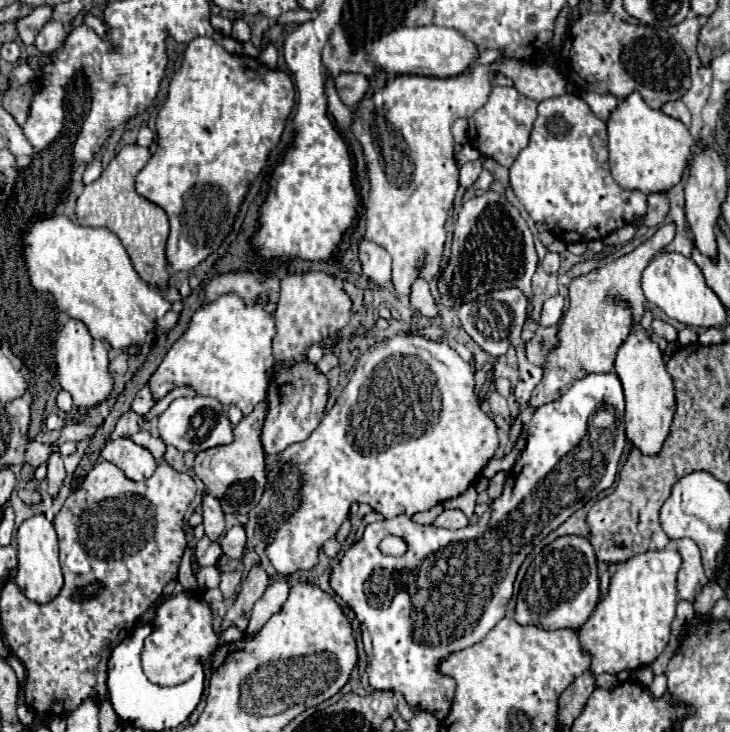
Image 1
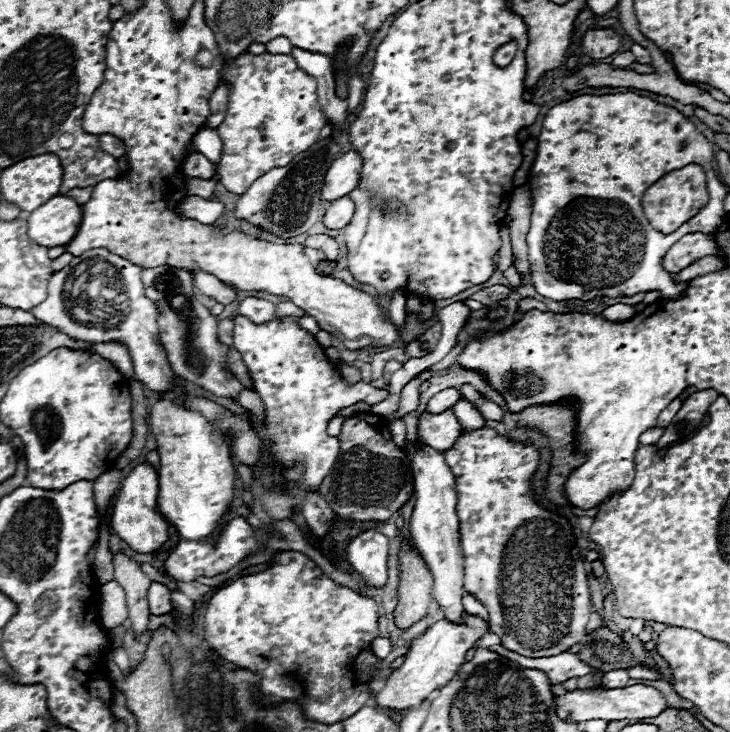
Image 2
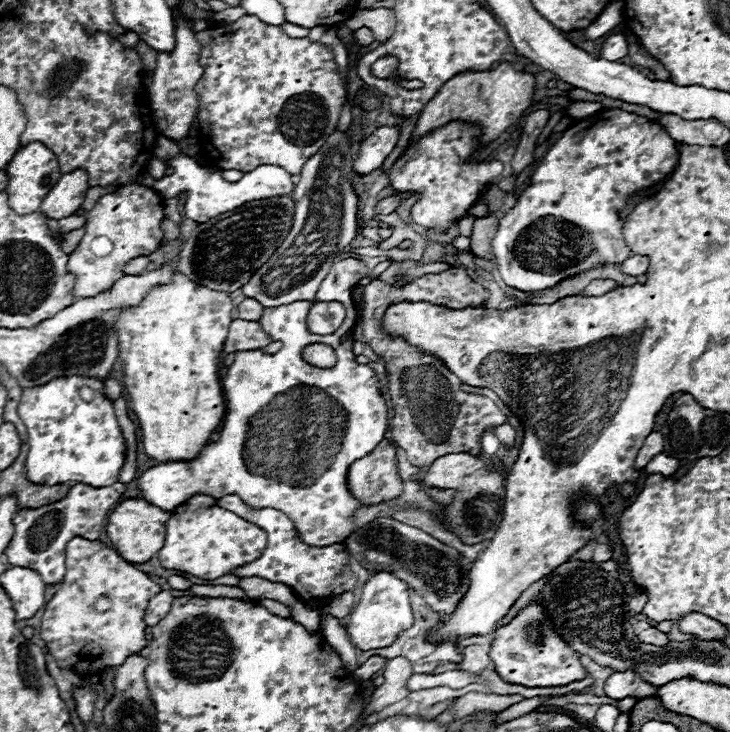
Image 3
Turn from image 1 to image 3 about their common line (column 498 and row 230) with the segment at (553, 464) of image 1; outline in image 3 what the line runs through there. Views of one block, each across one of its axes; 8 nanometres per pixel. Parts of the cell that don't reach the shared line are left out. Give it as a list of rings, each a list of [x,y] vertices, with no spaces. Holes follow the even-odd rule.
[[[612,110],[614,114],[588,126],[584,120],[570,126],[562,138],[548,150],[542,164],[530,178],[530,186],[520,194],[516,204],[498,222],[496,236],[492,238],[494,262],[500,268],[502,280],[522,292],[536,292],[550,288],[582,270],[606,262],[622,262],[632,252],[622,238],[620,212],[628,206],[634,192],[662,182],[678,164],[678,144],[662,126],[638,114]]]

